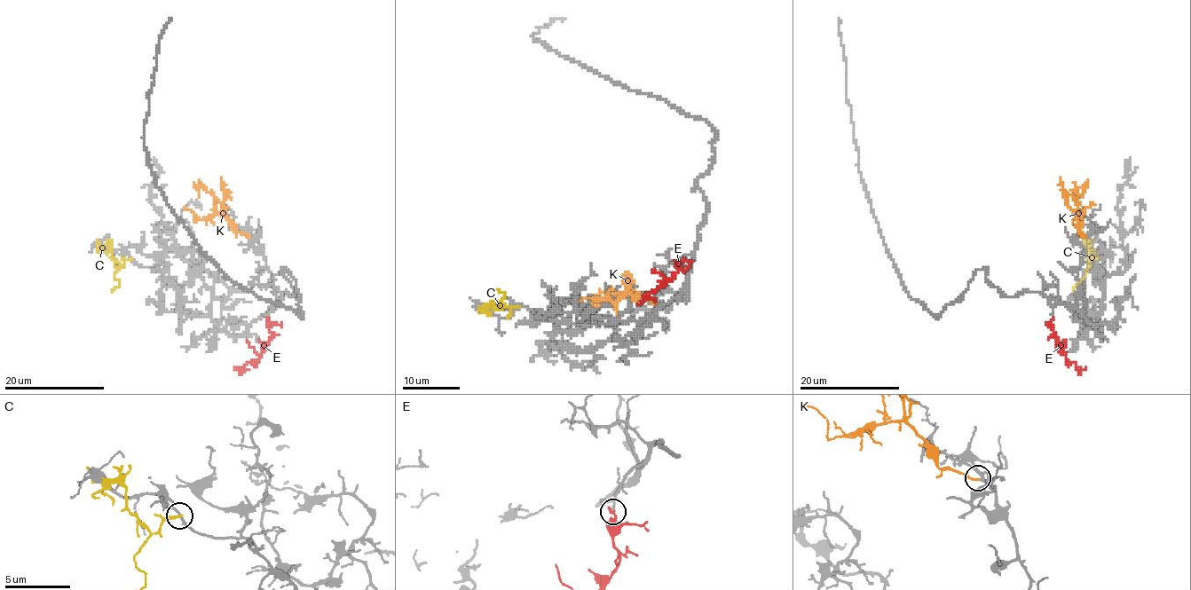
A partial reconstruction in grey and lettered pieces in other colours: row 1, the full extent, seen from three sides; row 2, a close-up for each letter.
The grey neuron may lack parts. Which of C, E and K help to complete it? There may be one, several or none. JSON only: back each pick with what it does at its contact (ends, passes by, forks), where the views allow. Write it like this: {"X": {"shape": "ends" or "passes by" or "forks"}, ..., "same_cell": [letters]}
{"E": {"shape": "ends"}, "K": {"shape": "ends"}, "same_cell": ["E", "K"]}

